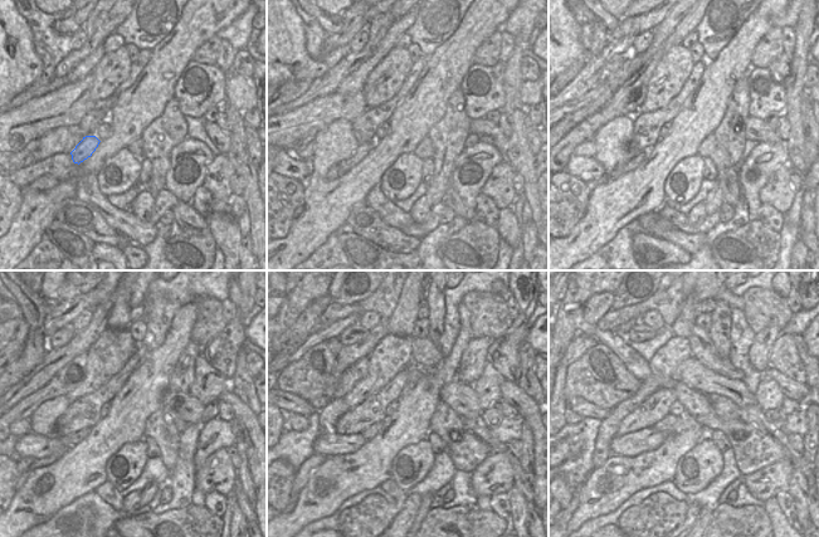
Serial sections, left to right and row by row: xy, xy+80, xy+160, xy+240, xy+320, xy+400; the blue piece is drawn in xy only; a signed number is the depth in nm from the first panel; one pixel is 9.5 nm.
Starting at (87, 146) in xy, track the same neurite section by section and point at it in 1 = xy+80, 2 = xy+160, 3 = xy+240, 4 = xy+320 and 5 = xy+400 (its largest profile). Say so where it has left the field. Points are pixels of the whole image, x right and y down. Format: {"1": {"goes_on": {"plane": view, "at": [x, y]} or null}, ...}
{"1": {"goes_on": {"plane": "xy+80", "at": [364, 149]}}, "2": {"goes_on": {"plane": "xy+160", "at": [628, 166]}}, "3": {"goes_on": {"plane": "xy+240", "at": [25, 465]}}, "4": {"goes_on": {"plane": "xy+320", "at": [303, 473]}}, "5": {"goes_on": {"plane": "xy+400", "at": [574, 503]}}}

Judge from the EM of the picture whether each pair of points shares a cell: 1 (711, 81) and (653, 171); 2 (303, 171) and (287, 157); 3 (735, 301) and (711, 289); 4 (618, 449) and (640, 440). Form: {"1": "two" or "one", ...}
{"1": "one", "2": "one", "3": "one", "4": "one"}

